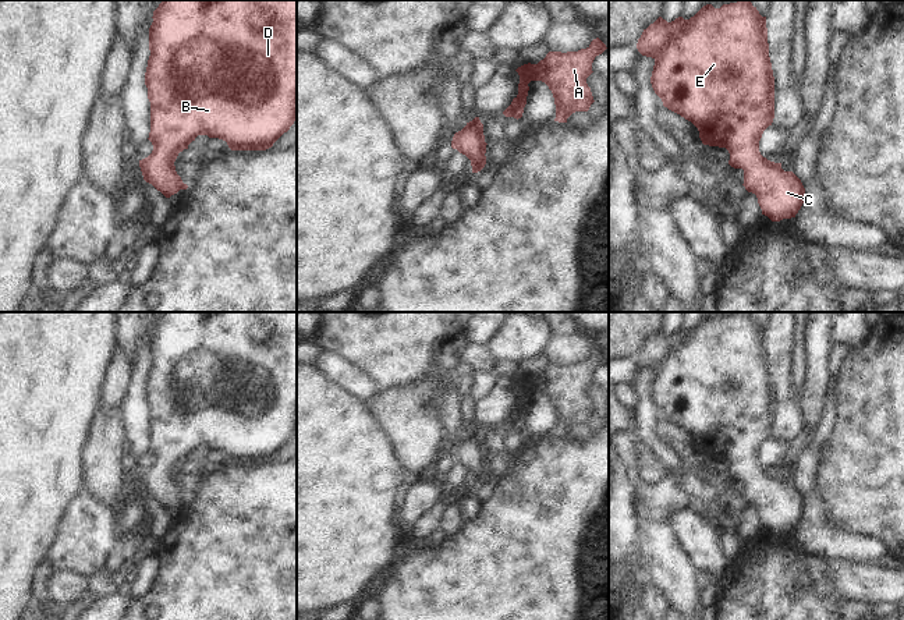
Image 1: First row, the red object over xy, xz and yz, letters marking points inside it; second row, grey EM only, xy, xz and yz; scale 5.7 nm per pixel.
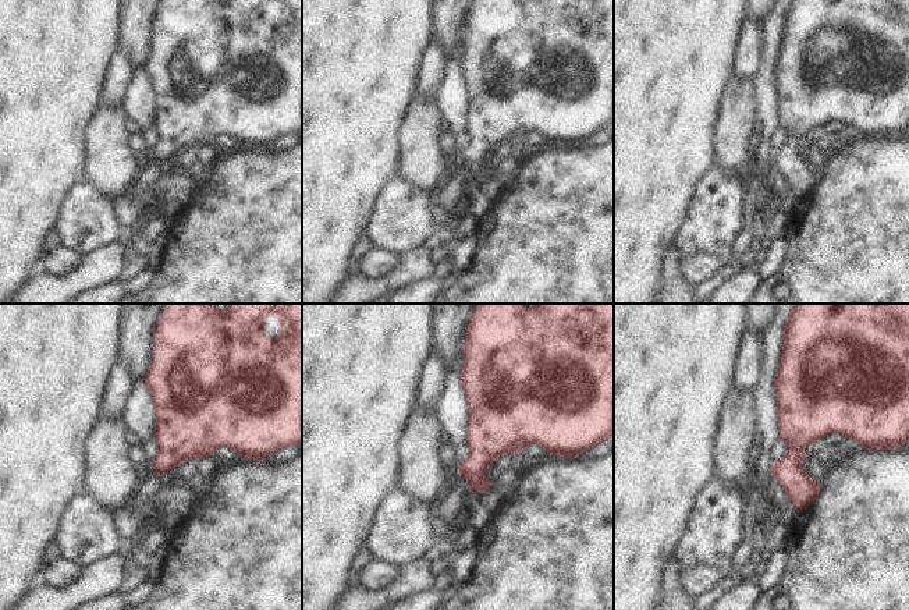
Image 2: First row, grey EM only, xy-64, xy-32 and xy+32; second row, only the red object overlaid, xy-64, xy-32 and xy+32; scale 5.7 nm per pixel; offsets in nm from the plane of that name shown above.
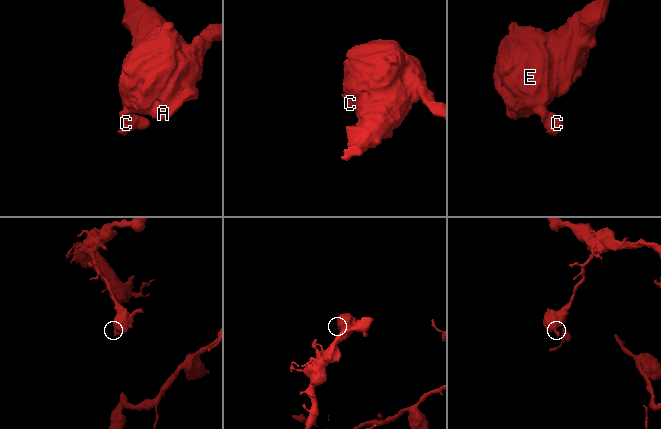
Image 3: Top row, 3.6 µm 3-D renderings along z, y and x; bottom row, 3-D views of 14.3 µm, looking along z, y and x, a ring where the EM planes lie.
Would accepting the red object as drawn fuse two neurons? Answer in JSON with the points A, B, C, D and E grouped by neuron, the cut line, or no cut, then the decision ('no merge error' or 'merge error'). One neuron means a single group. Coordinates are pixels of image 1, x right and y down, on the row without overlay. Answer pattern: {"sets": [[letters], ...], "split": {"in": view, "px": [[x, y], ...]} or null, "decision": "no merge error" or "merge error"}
{"sets": [["A", "B", "C", "D", "E"]], "split": null, "decision": "no merge error"}

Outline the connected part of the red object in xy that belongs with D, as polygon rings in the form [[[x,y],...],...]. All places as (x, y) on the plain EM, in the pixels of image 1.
[[[163,312],[152,330],[145,397],[153,463],[139,479],[143,492],[170,510],[188,500],[174,474],[198,447],[223,451],[231,463],[266,463],[297,432],[297,312]]]

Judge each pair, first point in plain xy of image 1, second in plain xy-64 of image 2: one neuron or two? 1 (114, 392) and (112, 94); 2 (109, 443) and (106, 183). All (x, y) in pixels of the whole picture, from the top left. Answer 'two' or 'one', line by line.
1: one
2: one

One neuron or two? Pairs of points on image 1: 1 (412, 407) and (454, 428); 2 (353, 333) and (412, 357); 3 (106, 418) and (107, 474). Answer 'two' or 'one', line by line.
1: two
2: one
3: one

